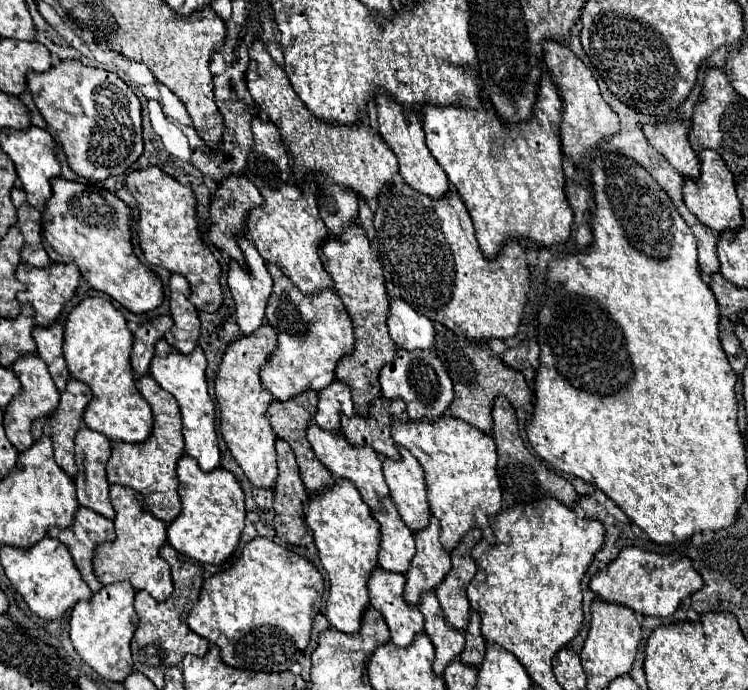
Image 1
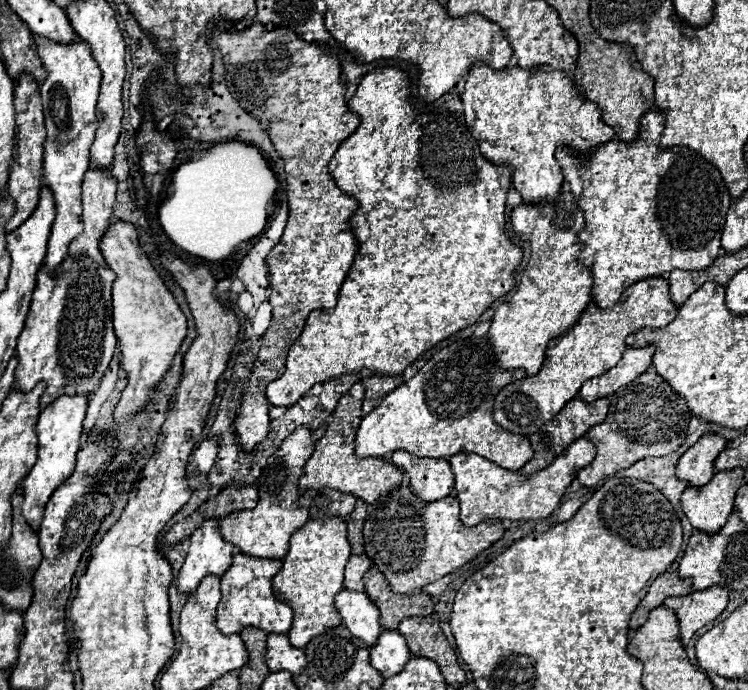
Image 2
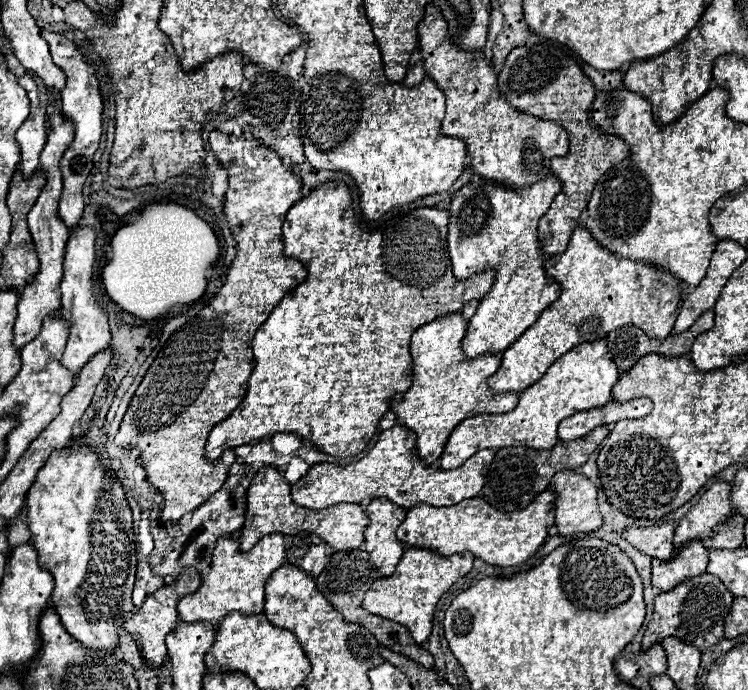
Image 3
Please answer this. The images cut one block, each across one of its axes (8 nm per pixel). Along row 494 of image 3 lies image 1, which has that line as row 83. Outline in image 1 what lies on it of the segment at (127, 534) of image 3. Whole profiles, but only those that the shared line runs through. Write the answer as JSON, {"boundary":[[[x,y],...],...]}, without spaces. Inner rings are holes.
{"boundary":[[[62,60],[46,72],[28,72],[28,90],[36,108],[56,132],[68,166],[88,182],[102,182],[108,176],[124,174],[142,154],[142,110],[140,100],[114,72],[84,66],[76,60]]]}

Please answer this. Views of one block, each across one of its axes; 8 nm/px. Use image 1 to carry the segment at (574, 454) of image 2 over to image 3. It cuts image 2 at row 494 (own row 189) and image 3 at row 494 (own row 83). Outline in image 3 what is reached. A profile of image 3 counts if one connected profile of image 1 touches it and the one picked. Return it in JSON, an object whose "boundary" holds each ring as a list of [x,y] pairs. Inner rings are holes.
{"boundary":[[[548,490],[542,492],[528,508],[510,514],[490,508],[482,498],[462,500],[444,508],[418,504],[408,510],[406,520],[396,530],[396,536],[404,546],[428,548],[440,556],[472,552],[490,566],[518,566],[532,558],[546,542],[548,530],[554,526],[554,514],[554,494]]]}

